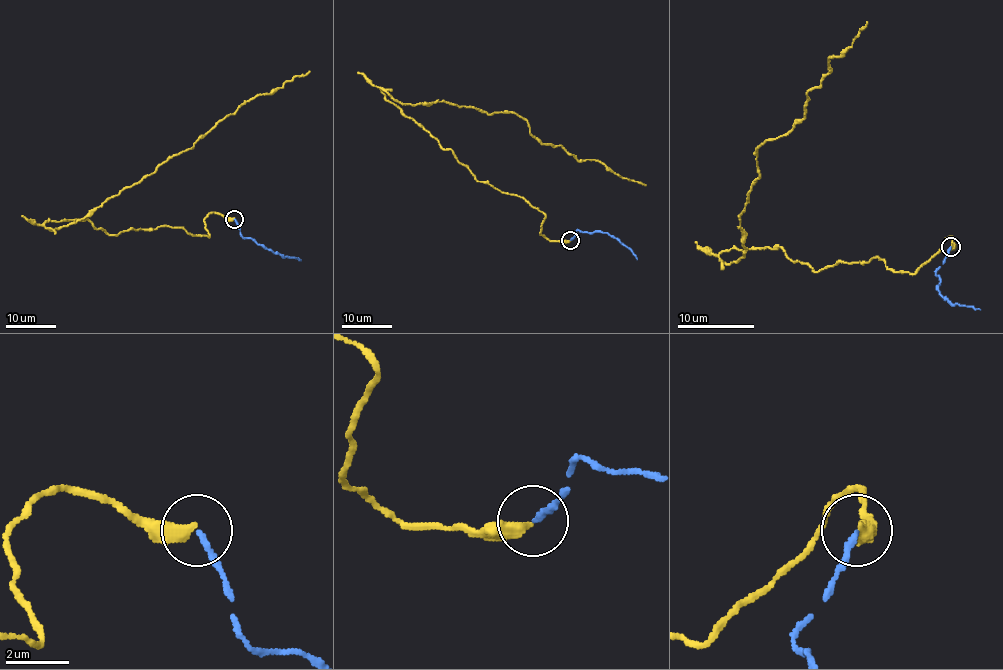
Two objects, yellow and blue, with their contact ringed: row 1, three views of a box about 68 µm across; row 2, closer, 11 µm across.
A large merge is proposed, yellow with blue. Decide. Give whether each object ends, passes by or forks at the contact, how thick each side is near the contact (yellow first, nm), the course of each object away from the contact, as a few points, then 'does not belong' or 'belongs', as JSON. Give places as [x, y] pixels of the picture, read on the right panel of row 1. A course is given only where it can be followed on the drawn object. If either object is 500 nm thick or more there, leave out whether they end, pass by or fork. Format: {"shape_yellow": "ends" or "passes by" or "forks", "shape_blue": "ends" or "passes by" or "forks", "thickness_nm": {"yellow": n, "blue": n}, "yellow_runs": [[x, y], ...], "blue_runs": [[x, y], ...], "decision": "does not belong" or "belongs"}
{"shape_yellow": "ends", "shape_blue": "ends", "thickness_nm": {"yellow": 440, "blue": 170}, "yellow_runs": [[952, 246], [910, 275], [718, 255], [743, 257], [757, 148], [868, 22]], "blue_runs": [[950, 246], [937, 273], [938, 292], [952, 303], [981, 309]], "decision": "belongs"}

